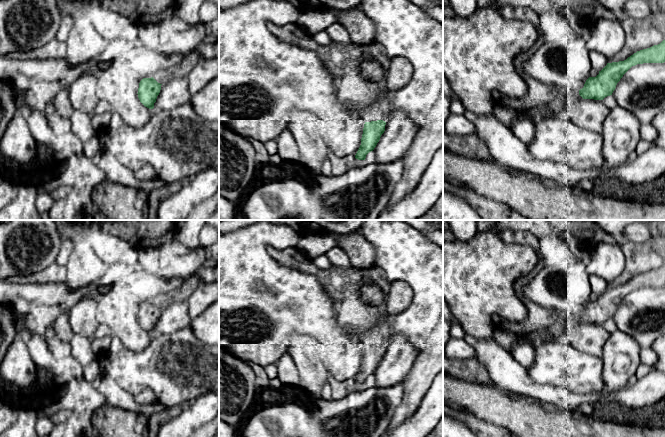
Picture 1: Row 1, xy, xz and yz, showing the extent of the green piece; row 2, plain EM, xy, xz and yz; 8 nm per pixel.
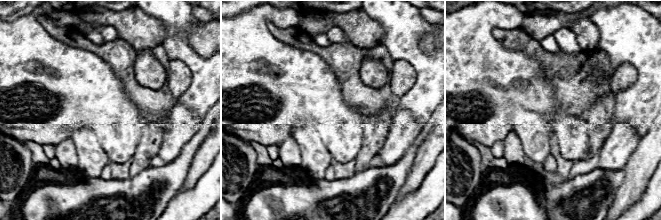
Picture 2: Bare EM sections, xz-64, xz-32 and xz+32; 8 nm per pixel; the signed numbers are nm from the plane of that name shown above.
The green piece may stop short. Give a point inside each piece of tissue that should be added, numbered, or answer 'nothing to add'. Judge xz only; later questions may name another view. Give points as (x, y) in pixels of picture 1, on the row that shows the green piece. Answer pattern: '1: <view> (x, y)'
1: xz (380, 109)

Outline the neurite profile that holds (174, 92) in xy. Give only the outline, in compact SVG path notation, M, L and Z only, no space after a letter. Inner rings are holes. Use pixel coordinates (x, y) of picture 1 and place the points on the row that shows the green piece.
M167 77L161 85L153 110L175 109L189 103L191 96L186 78Z

